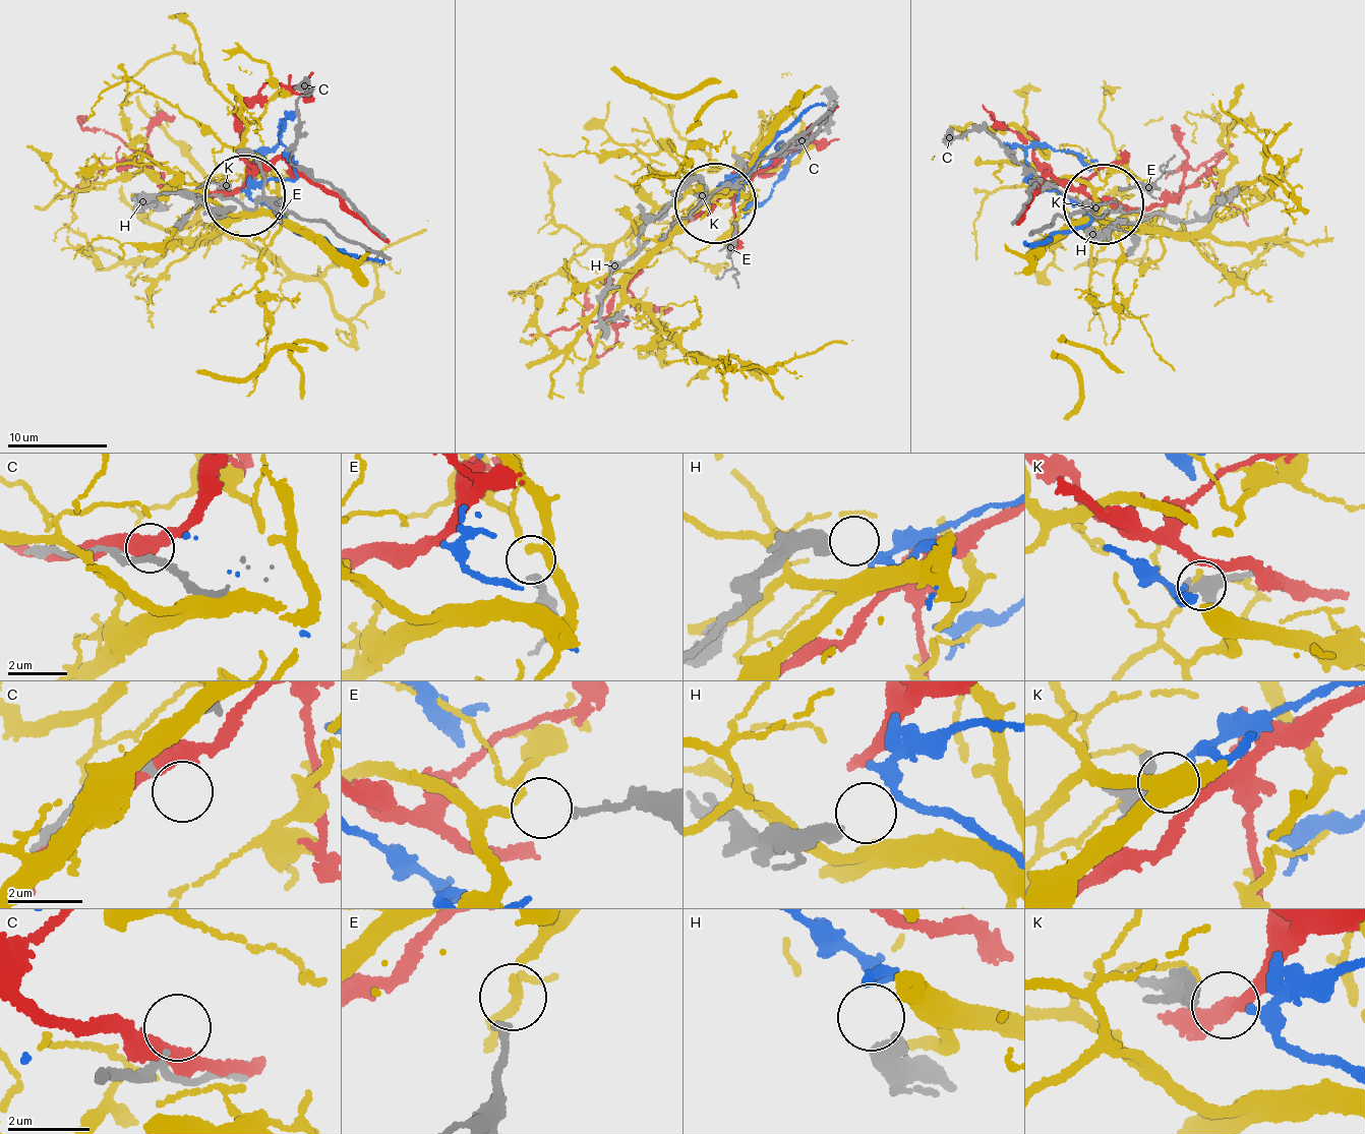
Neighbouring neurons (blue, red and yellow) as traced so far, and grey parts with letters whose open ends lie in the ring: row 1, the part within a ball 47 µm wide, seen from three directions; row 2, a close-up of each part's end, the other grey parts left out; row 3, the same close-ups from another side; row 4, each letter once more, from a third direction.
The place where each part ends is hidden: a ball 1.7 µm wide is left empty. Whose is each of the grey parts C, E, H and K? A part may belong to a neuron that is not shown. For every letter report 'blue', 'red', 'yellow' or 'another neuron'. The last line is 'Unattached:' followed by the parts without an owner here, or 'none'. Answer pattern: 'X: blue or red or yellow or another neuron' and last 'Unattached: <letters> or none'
C: another neuron
E: yellow
H: another neuron
K: blue
Unattached: C, H

